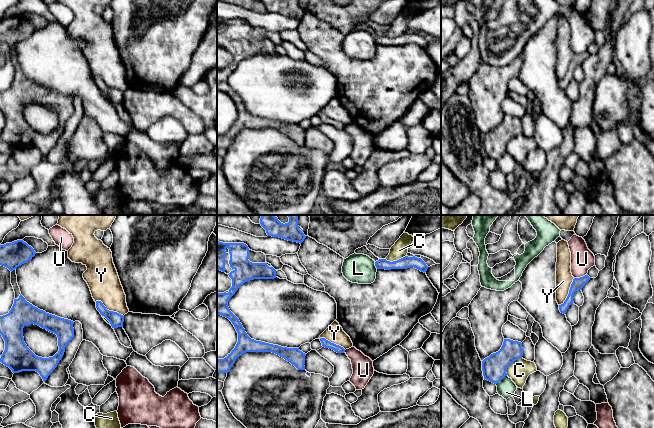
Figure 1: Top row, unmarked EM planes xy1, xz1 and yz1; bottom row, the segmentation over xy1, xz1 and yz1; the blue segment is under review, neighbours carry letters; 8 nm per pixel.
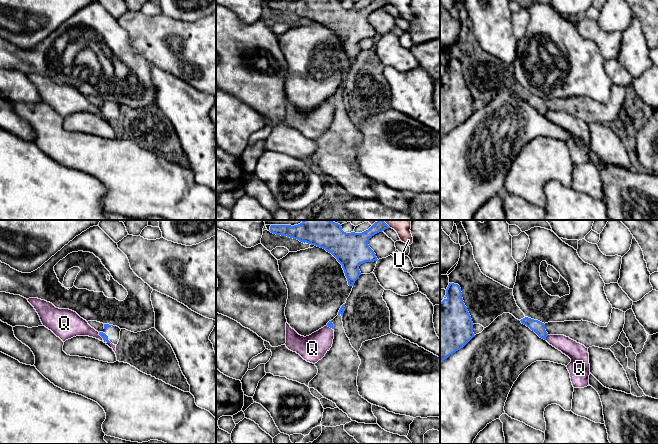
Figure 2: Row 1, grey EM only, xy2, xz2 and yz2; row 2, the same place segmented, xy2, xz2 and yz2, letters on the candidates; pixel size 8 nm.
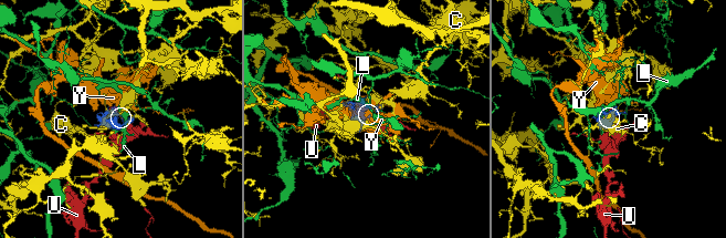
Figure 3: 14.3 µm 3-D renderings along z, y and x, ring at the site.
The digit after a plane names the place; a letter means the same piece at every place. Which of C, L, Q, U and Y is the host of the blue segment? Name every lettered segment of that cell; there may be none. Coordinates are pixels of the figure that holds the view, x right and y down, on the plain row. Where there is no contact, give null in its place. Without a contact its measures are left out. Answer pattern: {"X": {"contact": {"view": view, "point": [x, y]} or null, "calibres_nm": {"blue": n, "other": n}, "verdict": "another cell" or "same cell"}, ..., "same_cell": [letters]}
{"C": {"contact": {"view": "yz1", "point": [510, 139]}, "calibres_nm": {"blue": 200, "other": 170}, "verdict": "another cell"}, "L": {"contact": {"view": "yz1", "point": [501, 155]}, "calibres_nm": {"blue": 200, "other": 150}, "verdict": "another cell"}, "Q": {"contact": {"view": "xy2", "point": [104, 116]}, "calibres_nm": {"blue": 50, "other": 160}, "verdict": "another cell"}, "U": {"contact": {"view": "yz1", "point": [580, 53]}, "calibres_nm": {"blue": 100, "other": 190}, "verdict": "another cell"}, "Y": {"contact": {"view": "xy1", "point": [108, 86]}, "calibres_nm": {"blue": 120, "other": 260}, "verdict": "another cell"}, "same_cell": []}

